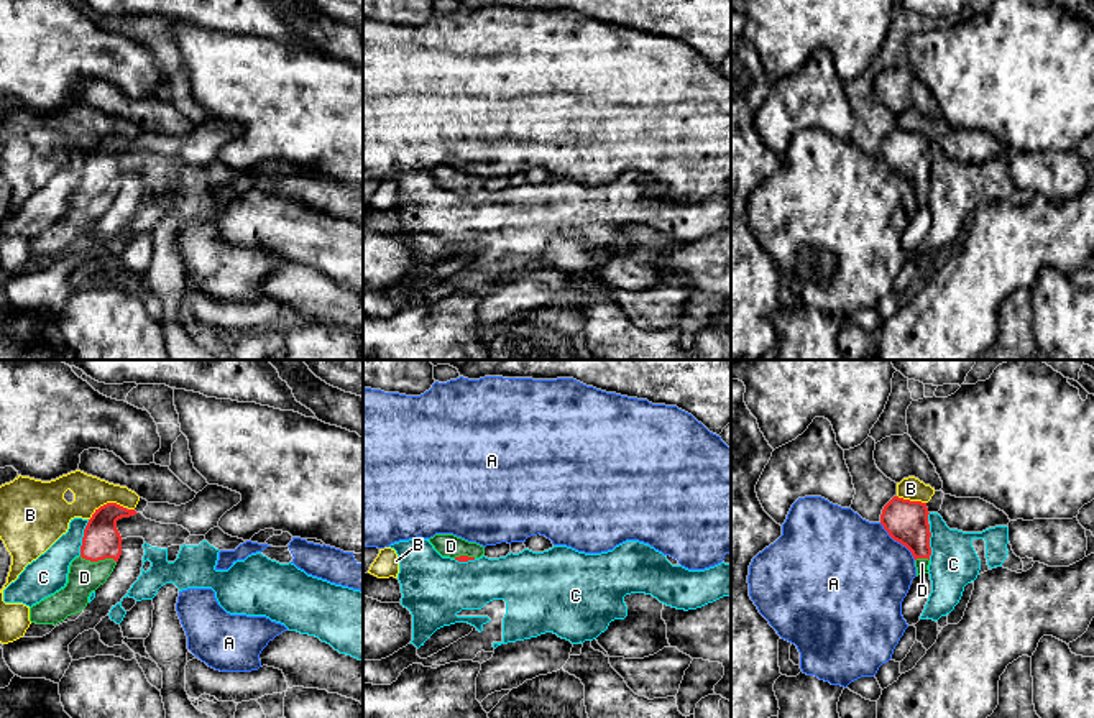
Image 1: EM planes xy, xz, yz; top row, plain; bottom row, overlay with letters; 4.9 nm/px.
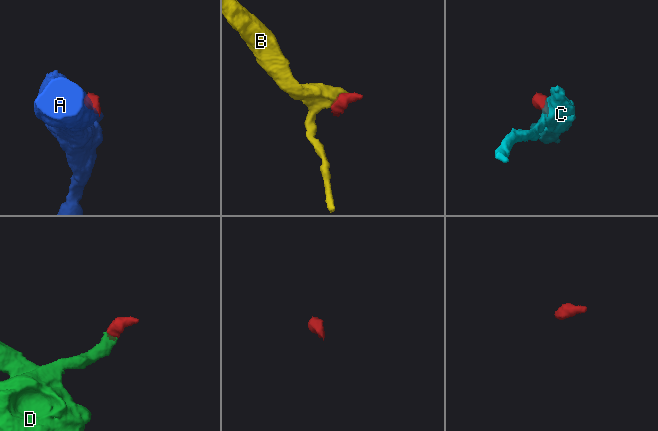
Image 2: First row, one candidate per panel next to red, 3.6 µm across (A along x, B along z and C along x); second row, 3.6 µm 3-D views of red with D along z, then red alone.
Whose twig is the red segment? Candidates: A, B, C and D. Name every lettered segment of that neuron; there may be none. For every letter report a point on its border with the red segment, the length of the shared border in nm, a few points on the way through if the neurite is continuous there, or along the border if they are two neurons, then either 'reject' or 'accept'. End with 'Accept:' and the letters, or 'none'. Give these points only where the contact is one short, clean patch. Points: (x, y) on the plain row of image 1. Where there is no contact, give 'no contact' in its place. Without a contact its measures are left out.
A: yz (897, 173) | 260 nm | along yz (879, 155), (915, 191) | reject
B: xy (107, 135) | 200 nm | along xy (125, 138), (104, 135), (89, 151) | reject
C: xy (82, 170) | 180 nm | along xy (89, 151), (79, 186) | reject
D: xy (97, 193) | 190 nm | across xy (101, 173), (97, 193), (84, 209) | accept
Accept: D

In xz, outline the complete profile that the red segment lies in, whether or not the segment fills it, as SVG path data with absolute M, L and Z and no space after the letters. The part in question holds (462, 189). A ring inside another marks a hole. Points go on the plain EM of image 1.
M435 166L434 169L429 171L429 174L442 189L450 189L458 194L475 192L483 189L485 186L483 177L476 174L468 174L453 166Z

